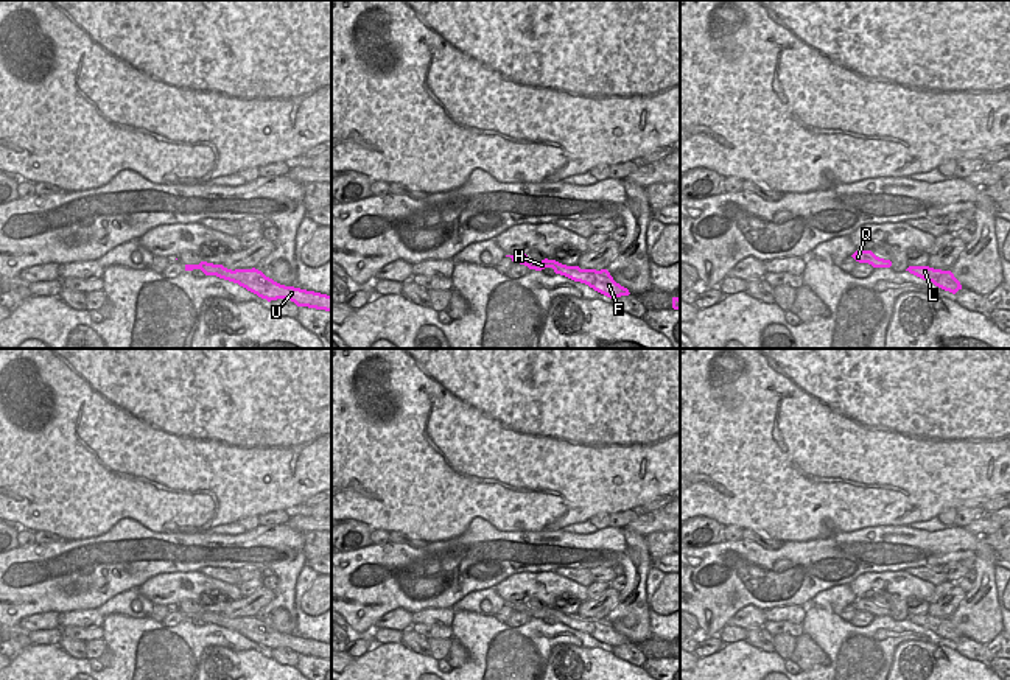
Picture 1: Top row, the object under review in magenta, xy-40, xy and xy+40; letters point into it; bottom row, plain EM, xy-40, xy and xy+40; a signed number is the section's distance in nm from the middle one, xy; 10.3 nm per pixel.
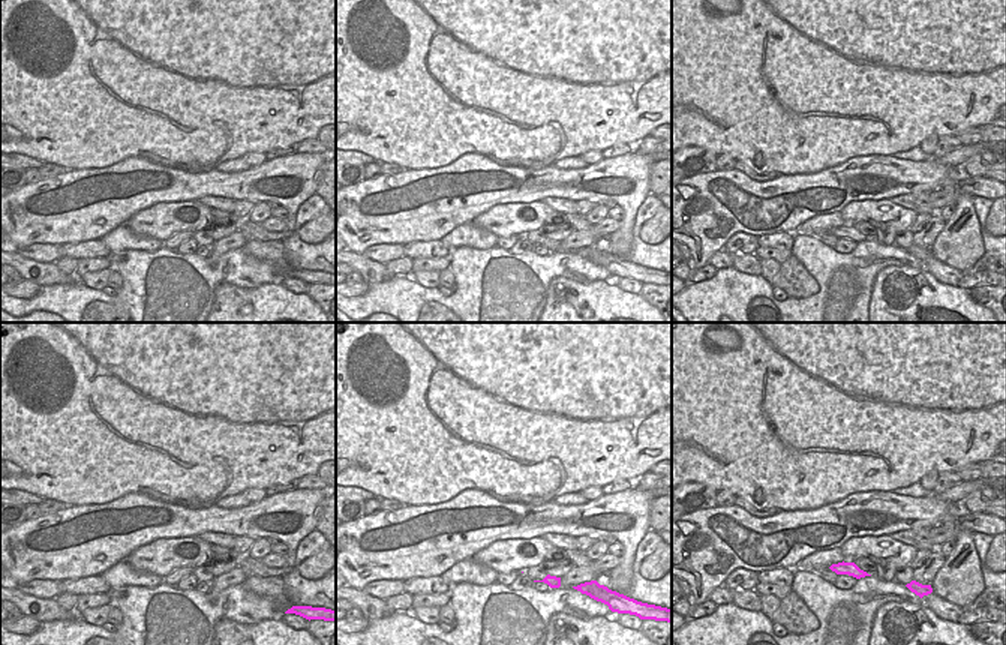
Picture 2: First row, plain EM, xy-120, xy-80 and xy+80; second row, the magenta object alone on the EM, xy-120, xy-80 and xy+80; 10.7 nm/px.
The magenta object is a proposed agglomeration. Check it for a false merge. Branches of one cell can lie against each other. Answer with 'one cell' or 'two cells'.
one cell

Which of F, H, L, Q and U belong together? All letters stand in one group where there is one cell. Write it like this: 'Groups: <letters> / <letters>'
Groups: F H L Q U

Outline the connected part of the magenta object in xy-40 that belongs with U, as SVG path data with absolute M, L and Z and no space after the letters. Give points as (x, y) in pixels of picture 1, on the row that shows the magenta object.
M201 261L199 265L185 265L185 271L193 269L201 269L205 275L216 275L219 279L238 283L268 302L288 299L297 307L331 311L331 296L280 285L255 268L232 271L223 265L213 265L207 261Z

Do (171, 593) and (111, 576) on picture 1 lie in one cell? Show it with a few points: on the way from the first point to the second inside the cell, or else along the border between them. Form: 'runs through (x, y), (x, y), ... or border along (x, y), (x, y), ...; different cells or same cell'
border along (175, 571), (154, 574), (137, 588); different cells

